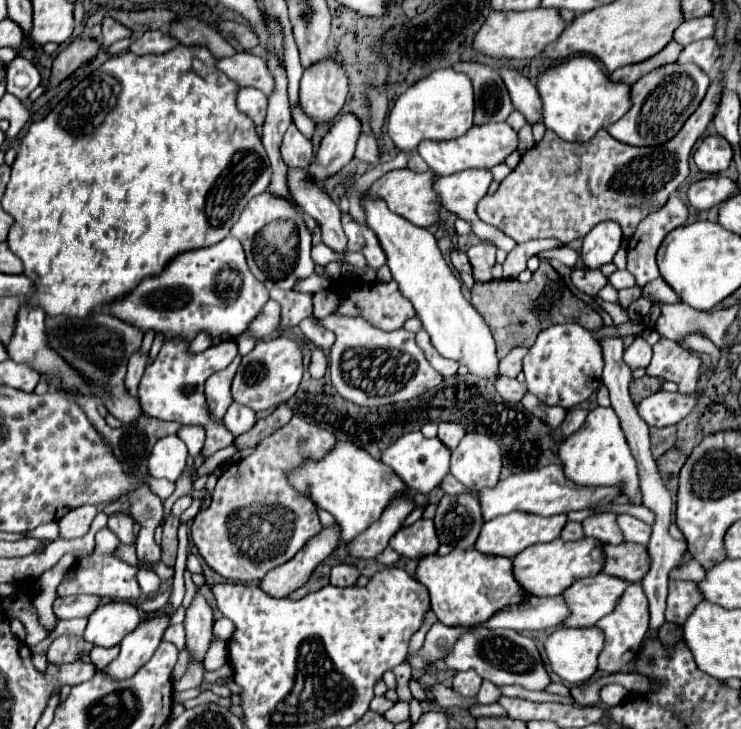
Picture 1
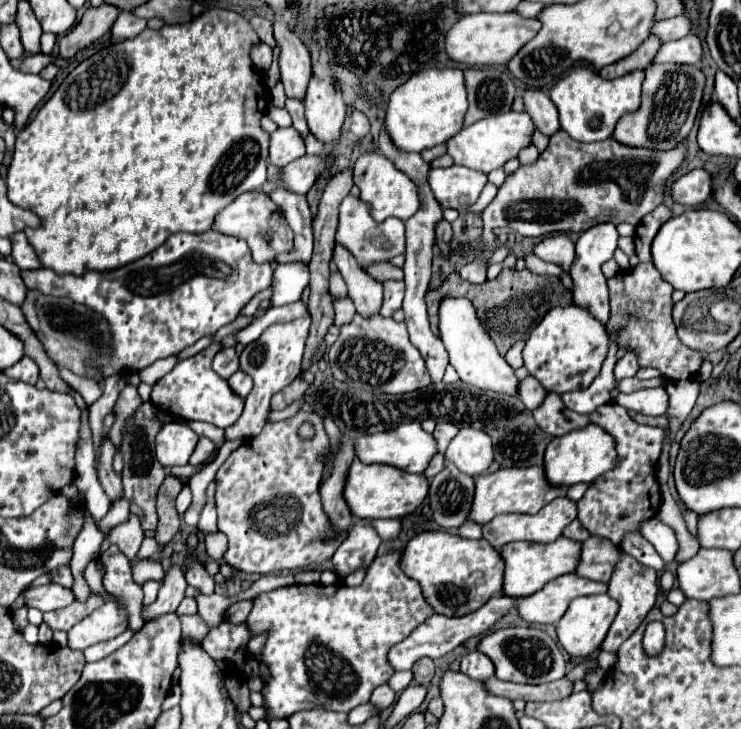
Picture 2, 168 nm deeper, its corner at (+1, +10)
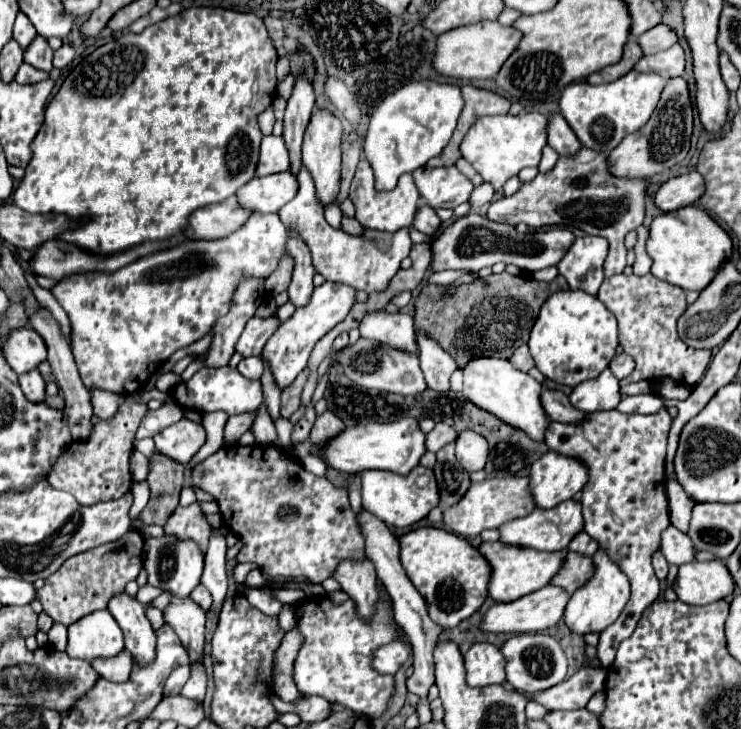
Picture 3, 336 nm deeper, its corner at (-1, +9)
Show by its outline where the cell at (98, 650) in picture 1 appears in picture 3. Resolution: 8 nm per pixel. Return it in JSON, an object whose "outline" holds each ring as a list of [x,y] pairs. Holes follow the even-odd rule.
{"outline":[[[127,649],[119,651],[115,657],[95,657],[91,665],[99,675],[109,677],[109,681],[127,681],[131,669],[131,653]]]}

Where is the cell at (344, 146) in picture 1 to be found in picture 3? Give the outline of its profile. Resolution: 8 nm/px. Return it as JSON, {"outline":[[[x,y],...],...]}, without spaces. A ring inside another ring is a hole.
{"outline":[[[291,171],[273,173],[267,177],[255,177],[249,185],[243,185],[237,199],[251,211],[277,213],[299,191],[299,181]]]}

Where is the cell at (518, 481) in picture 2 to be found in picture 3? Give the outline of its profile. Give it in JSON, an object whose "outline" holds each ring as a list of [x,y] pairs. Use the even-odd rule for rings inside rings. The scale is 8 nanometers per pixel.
{"outline":[[[489,477],[481,483],[471,483],[469,493],[465,493],[465,497],[453,505],[453,509],[443,511],[443,521],[449,531],[471,537],[479,535],[483,529],[497,529],[511,519],[527,517],[533,509],[535,501],[529,493],[529,477]]]}

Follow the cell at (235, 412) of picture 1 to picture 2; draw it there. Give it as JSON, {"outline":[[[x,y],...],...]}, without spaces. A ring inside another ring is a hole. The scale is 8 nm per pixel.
{"outline":[[[237,370],[237,372],[229,378],[229,386],[233,388],[235,394],[239,394],[241,398],[245,398],[245,396],[251,392],[251,388],[253,388],[253,380],[251,380],[249,376],[245,376],[243,370]]]}

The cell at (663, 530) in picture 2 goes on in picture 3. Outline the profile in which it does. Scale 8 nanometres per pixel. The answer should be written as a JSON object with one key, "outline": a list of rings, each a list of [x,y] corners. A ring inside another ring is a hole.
{"outline":[[[669,525],[661,533],[661,553],[673,565],[683,565],[683,563],[689,563],[695,559],[693,543],[689,541],[689,537],[685,533],[681,533],[673,525]]]}

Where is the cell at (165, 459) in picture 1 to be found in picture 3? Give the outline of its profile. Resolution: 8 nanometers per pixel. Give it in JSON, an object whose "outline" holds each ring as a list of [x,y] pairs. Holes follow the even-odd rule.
{"outline":[[[181,419],[179,423],[169,425],[161,433],[157,433],[153,439],[161,455],[171,457],[173,461],[185,465],[205,443],[205,429],[199,423]]]}

